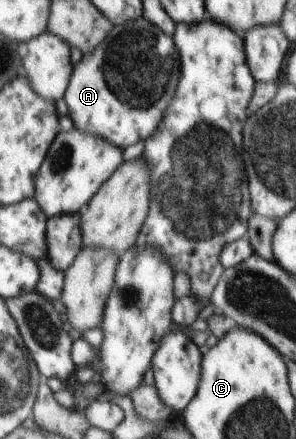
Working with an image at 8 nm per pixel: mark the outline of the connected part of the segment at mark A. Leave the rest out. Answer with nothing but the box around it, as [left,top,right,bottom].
[64,16,181,150]

